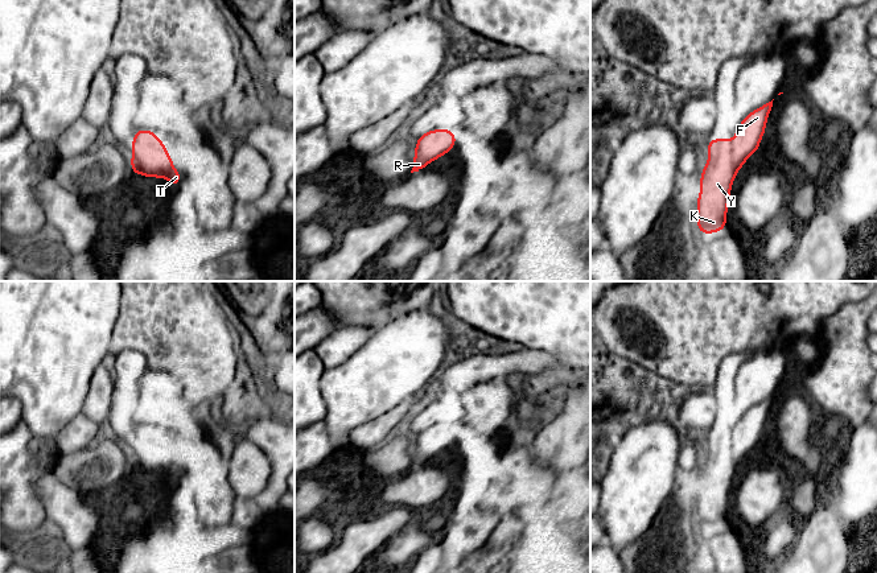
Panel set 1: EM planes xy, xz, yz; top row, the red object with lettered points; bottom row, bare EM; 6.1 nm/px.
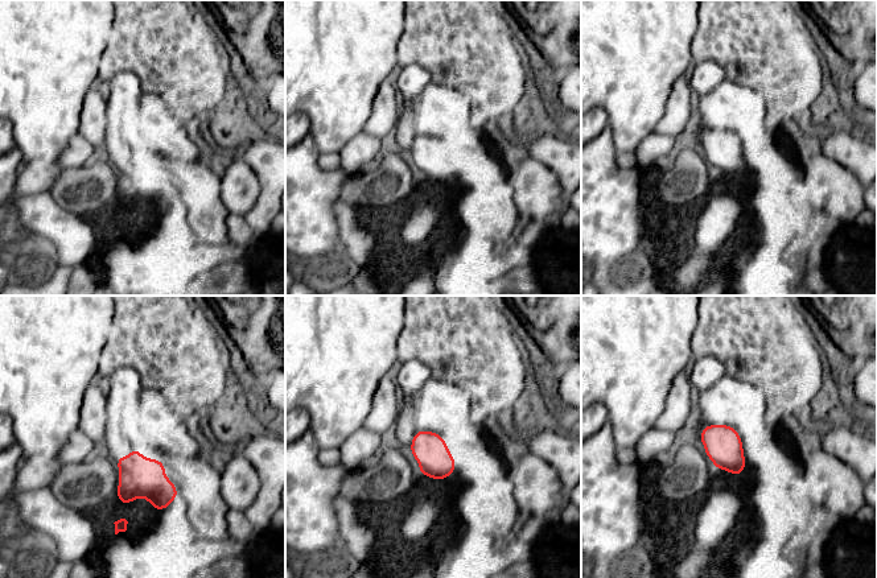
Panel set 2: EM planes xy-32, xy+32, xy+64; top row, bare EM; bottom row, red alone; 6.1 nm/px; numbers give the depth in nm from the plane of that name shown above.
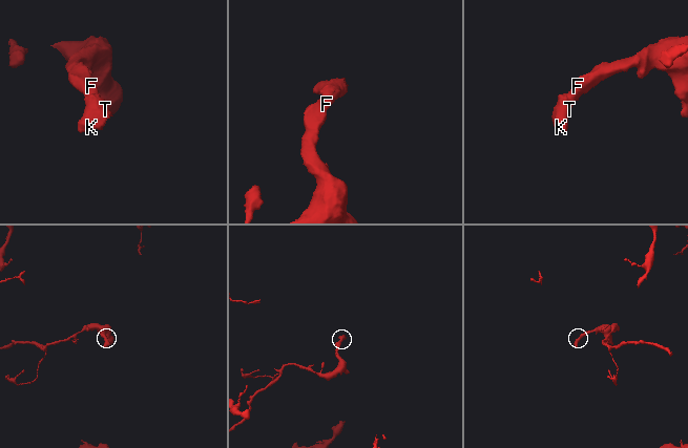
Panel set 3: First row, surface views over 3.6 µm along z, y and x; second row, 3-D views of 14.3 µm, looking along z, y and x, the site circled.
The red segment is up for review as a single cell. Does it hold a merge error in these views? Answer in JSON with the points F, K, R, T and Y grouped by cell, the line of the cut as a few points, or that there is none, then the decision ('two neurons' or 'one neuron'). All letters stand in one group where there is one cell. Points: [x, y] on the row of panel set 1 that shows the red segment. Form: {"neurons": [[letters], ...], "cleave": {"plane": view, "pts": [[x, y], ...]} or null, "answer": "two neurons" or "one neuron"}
{"neurons": [["F", "R"], ["K", "T", "Y"]], "cleave": {"plane": "xy", "pts": [[132, 148], [147, 141], [167, 155]]}, "answer": "two neurons"}

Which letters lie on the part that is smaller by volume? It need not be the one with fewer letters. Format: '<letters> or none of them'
K, T, Y

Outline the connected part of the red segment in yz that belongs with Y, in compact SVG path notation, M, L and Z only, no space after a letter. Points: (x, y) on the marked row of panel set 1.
M725 137L708 140L708 161L701 170L695 215L700 234L719 232L726 227L732 184L749 156L740 141Z

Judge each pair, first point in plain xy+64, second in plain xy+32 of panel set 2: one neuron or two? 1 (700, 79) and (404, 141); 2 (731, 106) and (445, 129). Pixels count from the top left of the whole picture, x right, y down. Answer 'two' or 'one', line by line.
1: one
2: one

